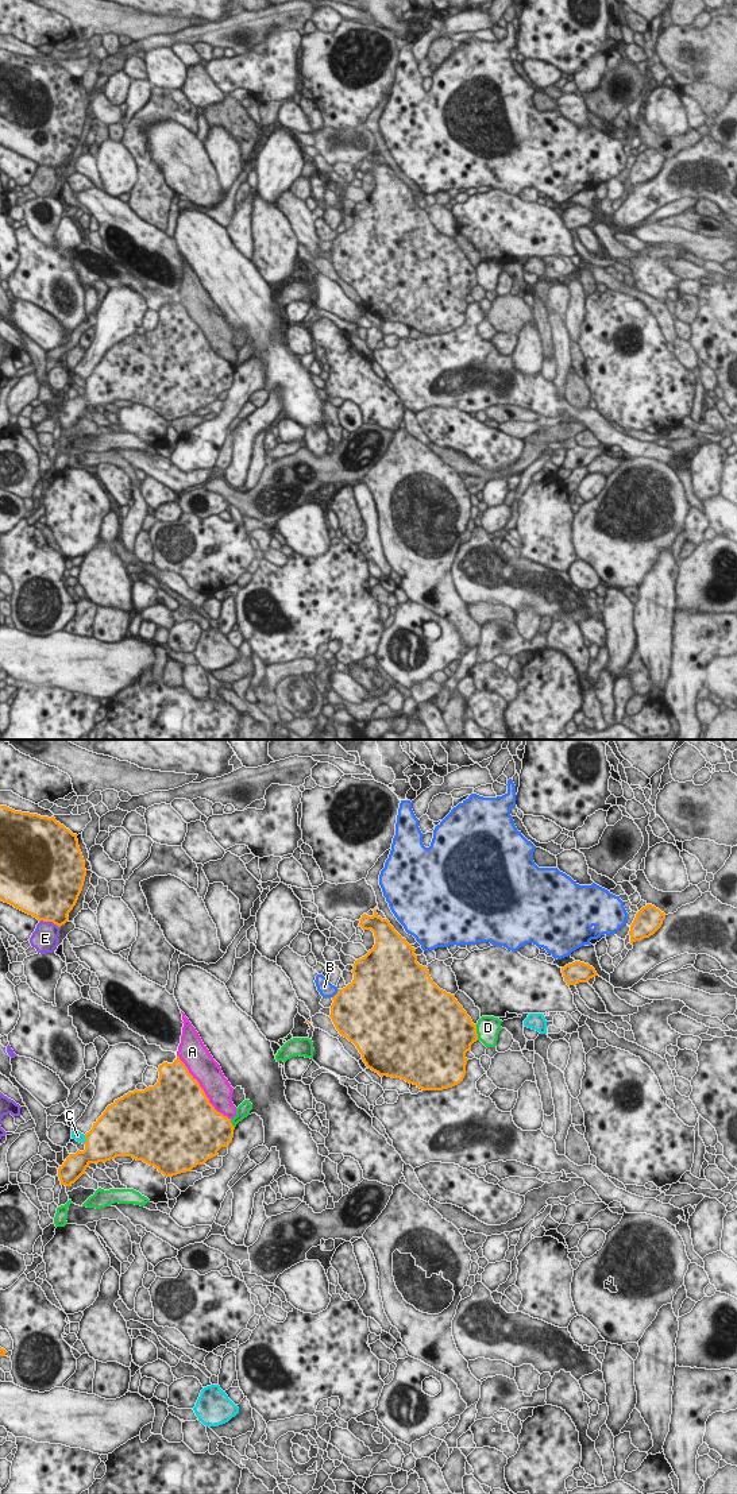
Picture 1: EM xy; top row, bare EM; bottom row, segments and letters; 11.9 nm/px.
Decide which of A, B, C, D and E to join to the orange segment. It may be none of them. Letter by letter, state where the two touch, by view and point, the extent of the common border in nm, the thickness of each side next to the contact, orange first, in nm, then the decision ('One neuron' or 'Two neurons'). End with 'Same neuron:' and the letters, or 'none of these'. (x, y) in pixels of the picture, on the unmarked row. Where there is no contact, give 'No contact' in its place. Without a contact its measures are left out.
A: Touches orange at xy (203, 334). Shared border 1000 nm. Thickness 500 nm (orange) against 320 nm. Two neurons
B: Touches orange at xy (336, 238). Shared border 140 nm. Thickness 500 nm (orange) against 180 nm. Two neurons
C: Touches orange at xy (85, 382). Shared border 120 nm. Thickness 460 nm (orange) against 120 nm. Two neurons
D: Touches orange at xy (475, 277). Shared border 190 nm. Thickness 480 nm (orange) against 280 nm. Two neurons
E: Touches orange at xy (49, 165). Shared border 260 nm. Thickness 500 nm (orange) against 320 nm. Two neurons
Same neuron: none of these

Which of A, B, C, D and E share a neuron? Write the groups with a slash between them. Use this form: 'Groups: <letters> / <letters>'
Groups: A / B / C / D / E

